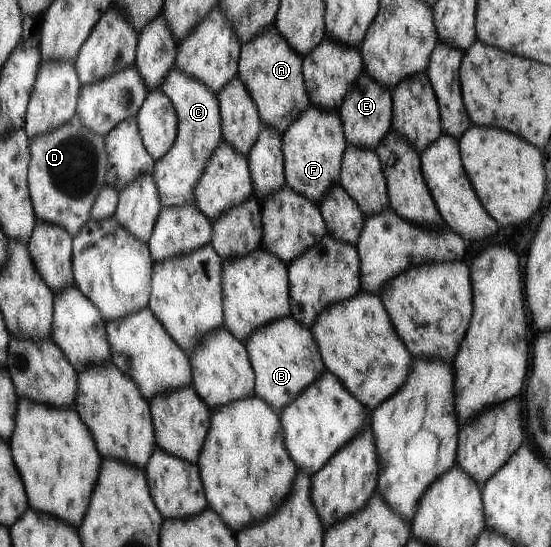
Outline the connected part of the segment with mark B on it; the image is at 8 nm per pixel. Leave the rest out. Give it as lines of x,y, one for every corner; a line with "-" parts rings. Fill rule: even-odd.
291,316
260,327
248,337
245,346
255,373
255,393
277,411
288,407
306,387
312,387
326,369
312,330

